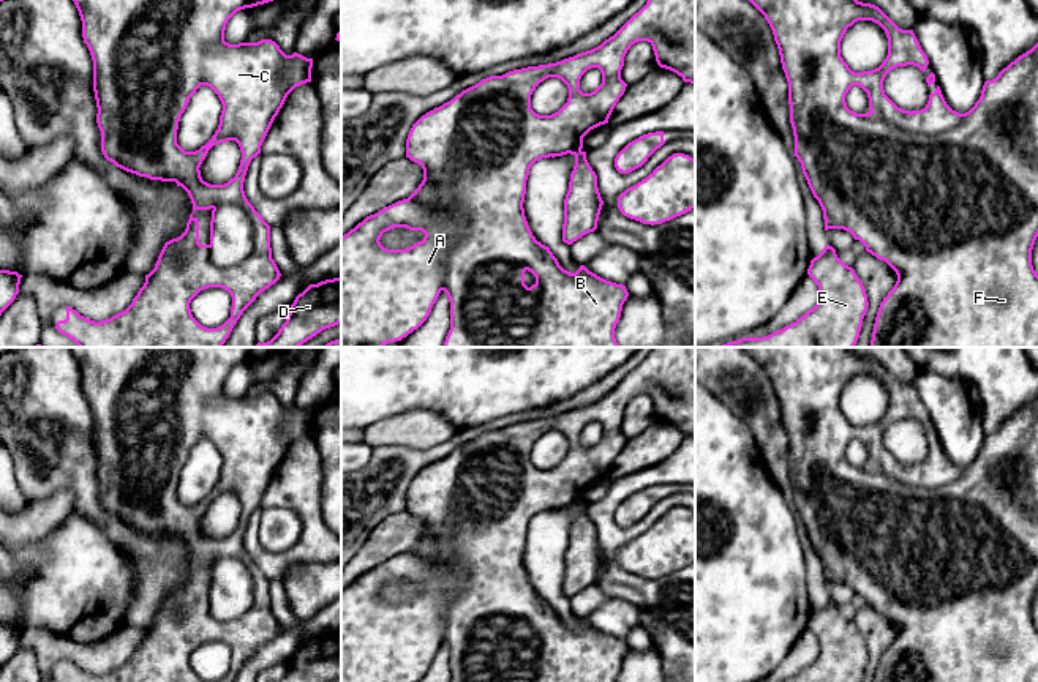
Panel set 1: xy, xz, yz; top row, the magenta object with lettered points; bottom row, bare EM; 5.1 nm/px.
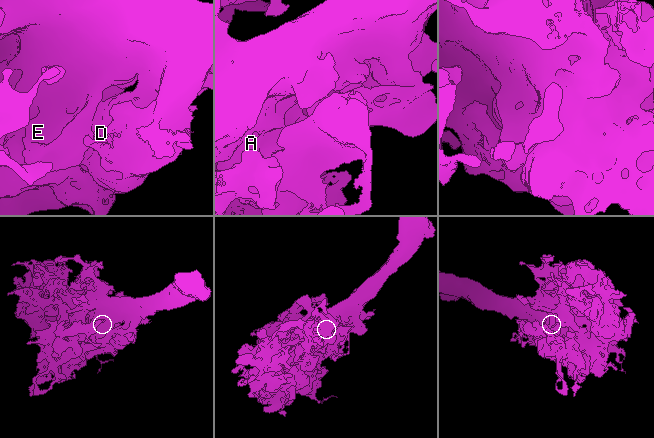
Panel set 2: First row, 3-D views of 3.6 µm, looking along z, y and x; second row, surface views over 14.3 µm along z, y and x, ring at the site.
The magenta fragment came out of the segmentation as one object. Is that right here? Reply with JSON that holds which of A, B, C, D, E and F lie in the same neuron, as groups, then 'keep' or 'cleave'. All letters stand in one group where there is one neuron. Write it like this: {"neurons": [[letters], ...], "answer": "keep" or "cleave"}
{"neurons": [["A", "B", "C", "D", "E", "F"]], "answer": "keep"}

